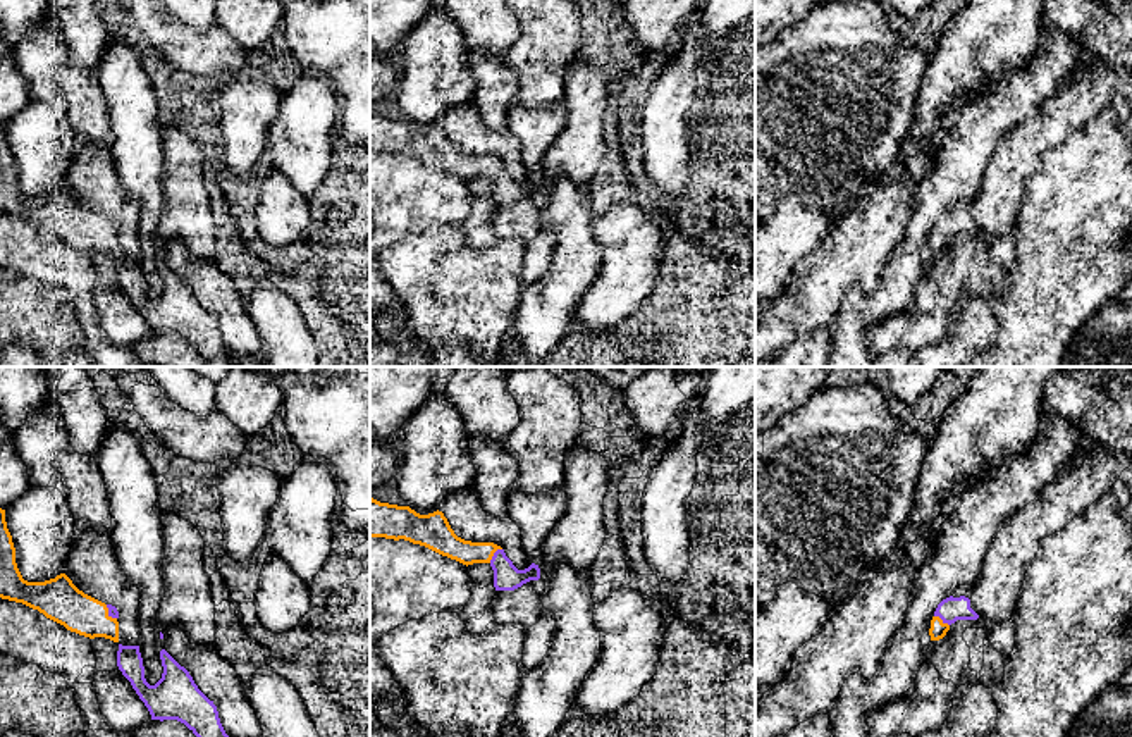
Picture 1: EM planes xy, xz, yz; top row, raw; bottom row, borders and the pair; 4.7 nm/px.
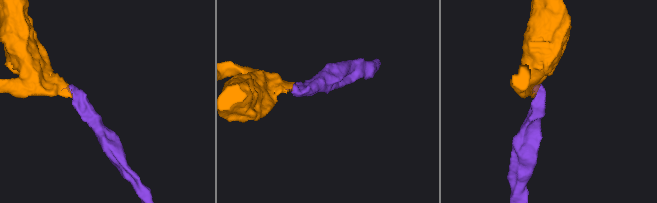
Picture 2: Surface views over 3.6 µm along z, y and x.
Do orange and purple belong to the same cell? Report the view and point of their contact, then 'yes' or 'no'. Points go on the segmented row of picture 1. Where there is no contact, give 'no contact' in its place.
xz (492, 555) | yes

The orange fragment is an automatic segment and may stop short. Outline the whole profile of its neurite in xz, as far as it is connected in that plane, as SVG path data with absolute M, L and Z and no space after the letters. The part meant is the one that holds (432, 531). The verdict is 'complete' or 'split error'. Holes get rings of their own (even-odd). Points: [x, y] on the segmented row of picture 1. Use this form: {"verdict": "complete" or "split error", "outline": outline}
{"verdict": "split error", "outline": "M370 496L370 537L404 539L425 546L463 565L489 563L495 591L514 591L540 579L538 565L518 570L504 549L494 542L458 537L442 511L420 515L409 506L380 503Z"}

